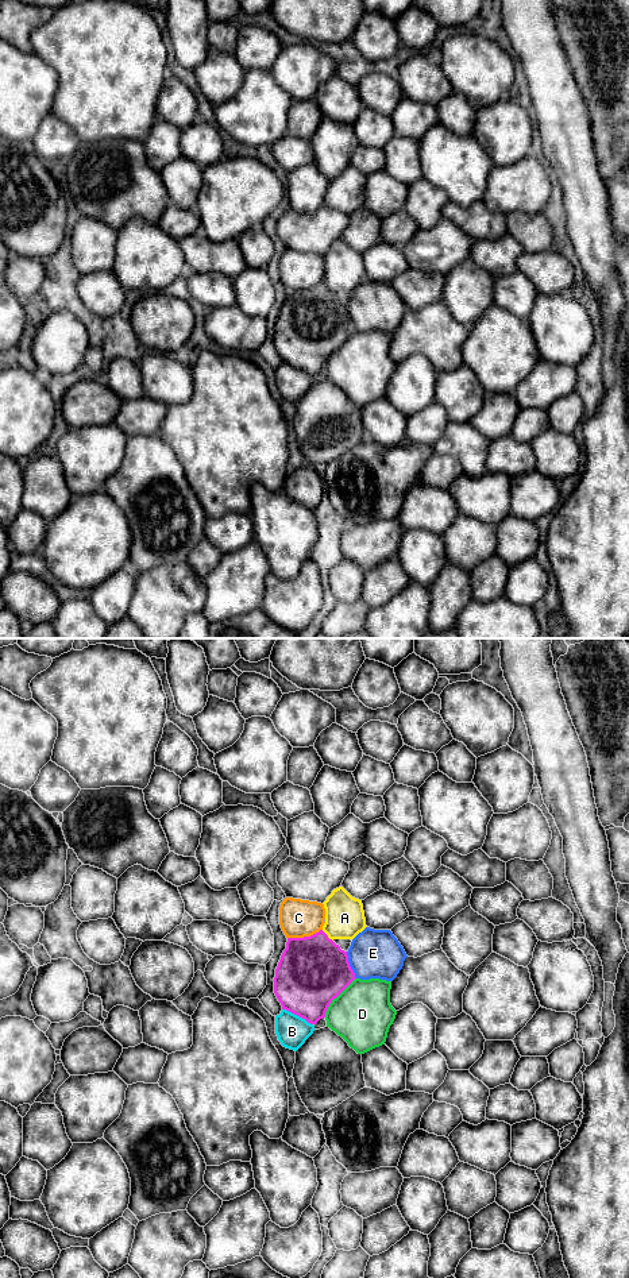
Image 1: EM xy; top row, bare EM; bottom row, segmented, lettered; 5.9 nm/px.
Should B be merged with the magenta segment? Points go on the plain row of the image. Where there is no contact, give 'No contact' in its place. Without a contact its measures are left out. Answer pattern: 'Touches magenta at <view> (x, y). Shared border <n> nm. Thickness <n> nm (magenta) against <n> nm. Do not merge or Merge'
Touches magenta at xy (297, 367). Shared border 200 nm. Thickness 400 nm (magenta) against 190 nm. Merge

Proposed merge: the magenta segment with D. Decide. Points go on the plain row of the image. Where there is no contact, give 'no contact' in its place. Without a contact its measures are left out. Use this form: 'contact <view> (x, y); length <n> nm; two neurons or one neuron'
contact xy (335, 350); length 300 nm; two neurons

